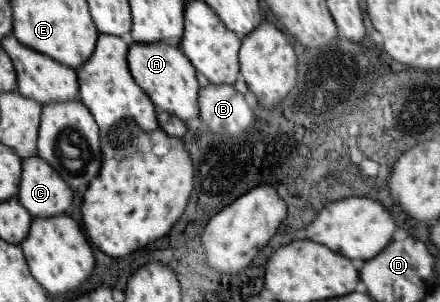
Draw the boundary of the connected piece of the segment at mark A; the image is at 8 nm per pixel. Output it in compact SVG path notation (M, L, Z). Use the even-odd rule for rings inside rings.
M129 41L126 62L133 81L149 96L157 111L166 111L184 124L189 120L200 119L196 100L199 87L195 80L195 69L175 44L138 44Z

